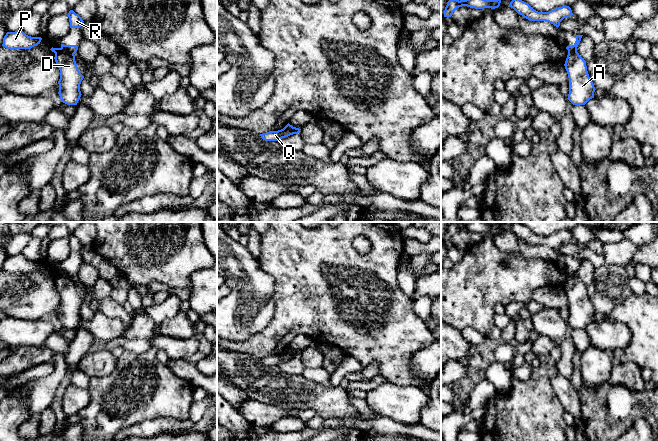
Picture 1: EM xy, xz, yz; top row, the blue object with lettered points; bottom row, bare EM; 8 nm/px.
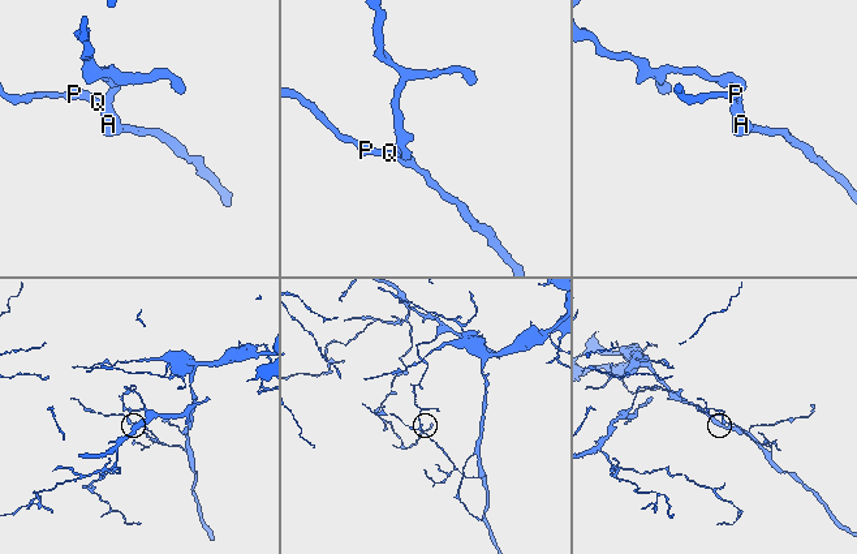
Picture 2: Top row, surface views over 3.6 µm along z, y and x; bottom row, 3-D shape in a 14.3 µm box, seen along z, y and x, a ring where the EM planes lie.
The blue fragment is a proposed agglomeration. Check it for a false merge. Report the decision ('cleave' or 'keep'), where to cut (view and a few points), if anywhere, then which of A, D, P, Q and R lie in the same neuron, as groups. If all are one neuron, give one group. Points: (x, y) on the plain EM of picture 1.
cleave; cut in xy along (61, 271), (73, 278); A D P Q / R

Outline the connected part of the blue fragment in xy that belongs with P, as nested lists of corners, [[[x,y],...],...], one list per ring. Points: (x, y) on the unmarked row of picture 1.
[[[20,253],[15,256],[7,256],[3,262],[2,270],[10,274],[31,273],[40,268],[41,264],[41,261],[28,260]]]

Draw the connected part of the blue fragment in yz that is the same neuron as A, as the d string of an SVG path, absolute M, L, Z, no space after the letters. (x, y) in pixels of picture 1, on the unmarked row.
M576 275L568 276L565 293L569 302L568 324L573 329L585 329L594 322L595 311L589 301L586 285Z

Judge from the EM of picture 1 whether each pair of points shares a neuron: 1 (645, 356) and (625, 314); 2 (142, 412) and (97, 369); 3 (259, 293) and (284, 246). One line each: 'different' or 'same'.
1: same
2: different
3: different

